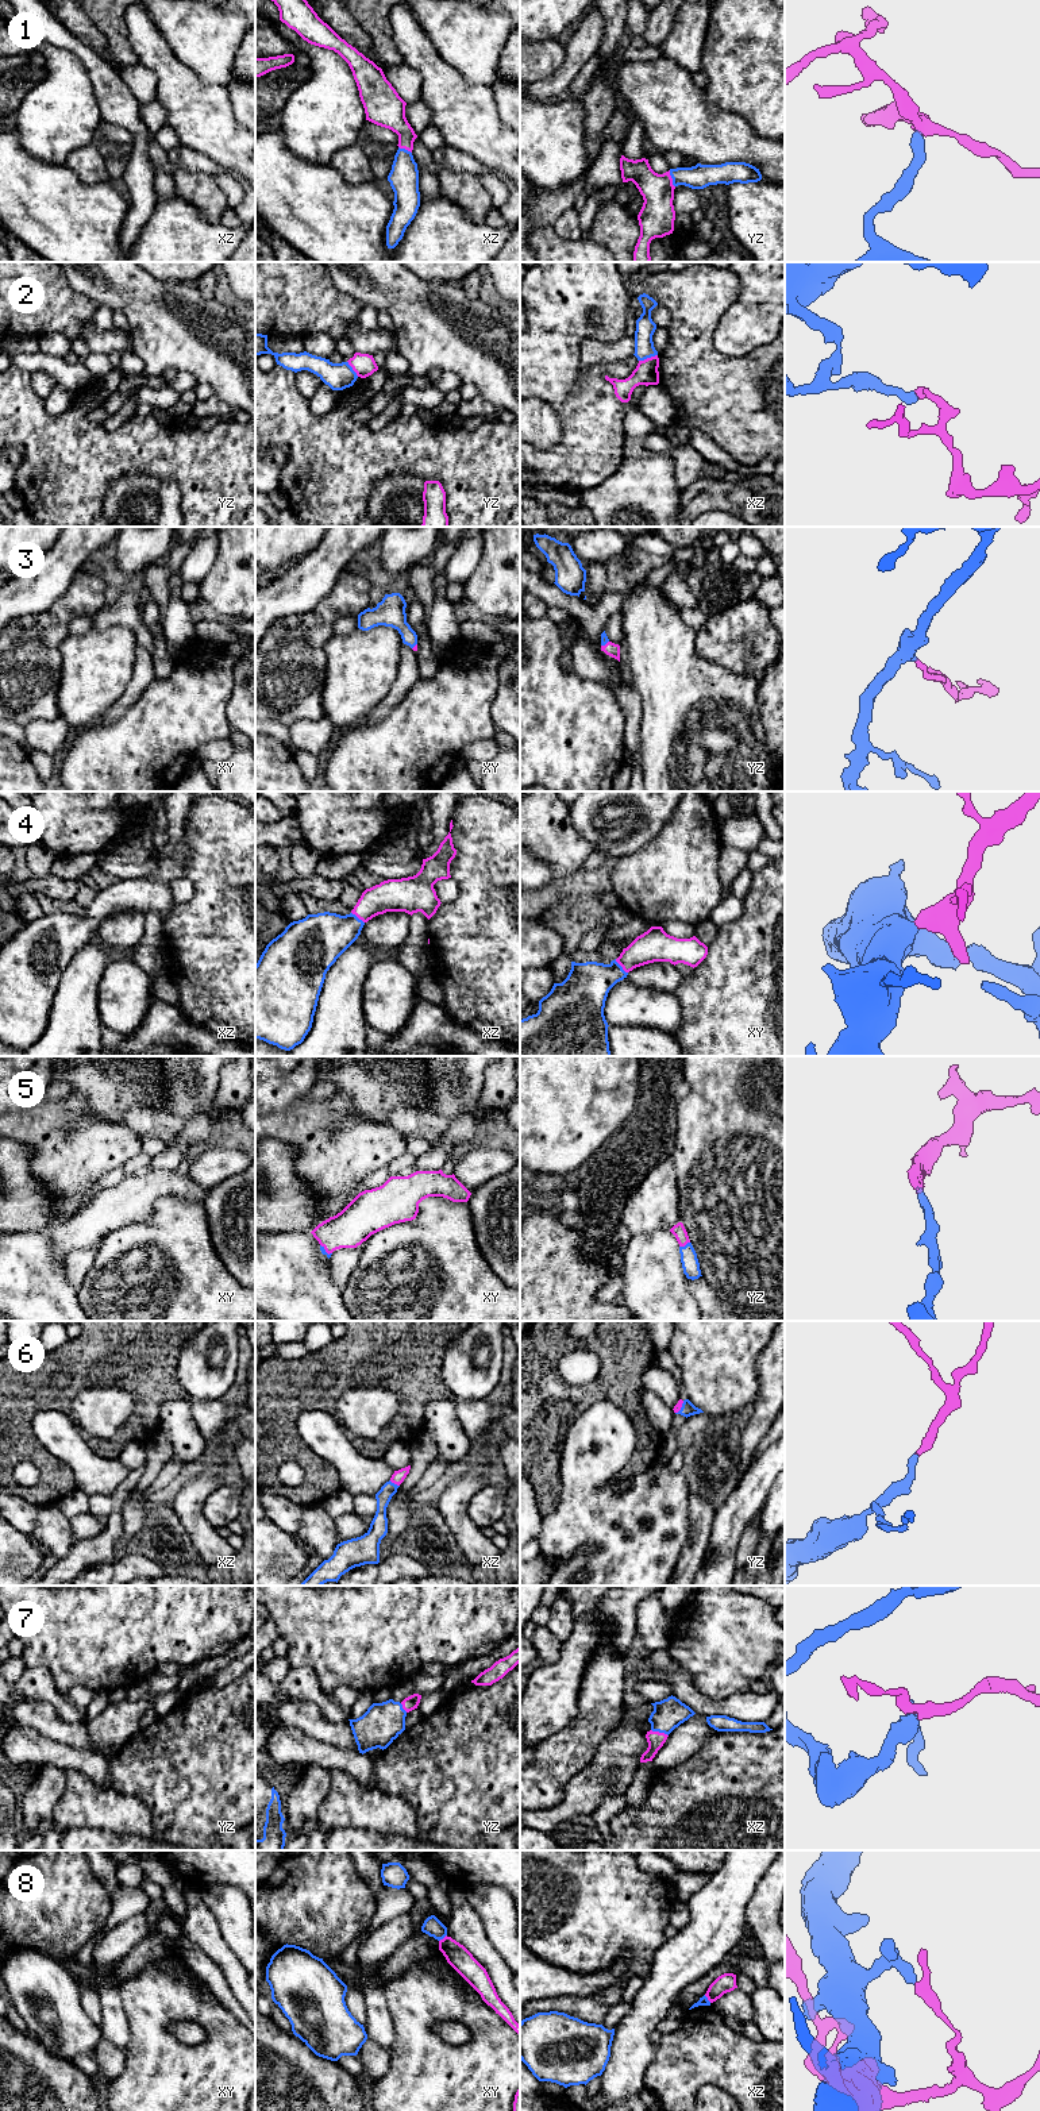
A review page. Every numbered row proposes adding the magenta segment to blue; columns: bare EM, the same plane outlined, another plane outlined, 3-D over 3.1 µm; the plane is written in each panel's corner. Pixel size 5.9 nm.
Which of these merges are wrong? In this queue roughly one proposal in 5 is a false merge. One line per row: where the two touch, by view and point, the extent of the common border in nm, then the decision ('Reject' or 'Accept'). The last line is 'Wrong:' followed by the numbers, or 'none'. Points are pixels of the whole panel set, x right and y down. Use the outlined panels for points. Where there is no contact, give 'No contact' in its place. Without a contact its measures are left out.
1: Touches blue at yz (673, 178). Shared border 110 nm. Accept
2: Touches blue at xz (647, 357). Shared border 120 nm. Reject
3: Touches blue at yz (604, 644). Shared border 60 nm. Accept
4: Touches blue at xy (620, 966). Shared border 120 nm. Accept
5: Touches blue at yz (685, 1245). Shared border 70 nm. Accept
6: Touches blue at xz (393, 1483). Shared border 70 nm. Accept
7: Touches blue at xz (659, 1732). Shared border 110 nm. Accept
8: Touches blue at xy (442, 1938). Shared border 60 nm. Reject
Wrong: 2, 8

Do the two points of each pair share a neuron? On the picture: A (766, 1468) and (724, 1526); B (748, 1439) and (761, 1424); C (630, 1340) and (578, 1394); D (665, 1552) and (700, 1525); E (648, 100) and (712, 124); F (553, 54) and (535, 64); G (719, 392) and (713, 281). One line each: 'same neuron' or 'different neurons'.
A: same neuron
B: same neuron
C: same neuron
D: different neurons
E: same neuron
F: same neuron
G: same neuron

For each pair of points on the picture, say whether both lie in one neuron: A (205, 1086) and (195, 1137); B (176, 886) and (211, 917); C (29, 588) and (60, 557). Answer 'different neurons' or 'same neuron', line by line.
A: different neurons
B: different neurons
C: same neuron

